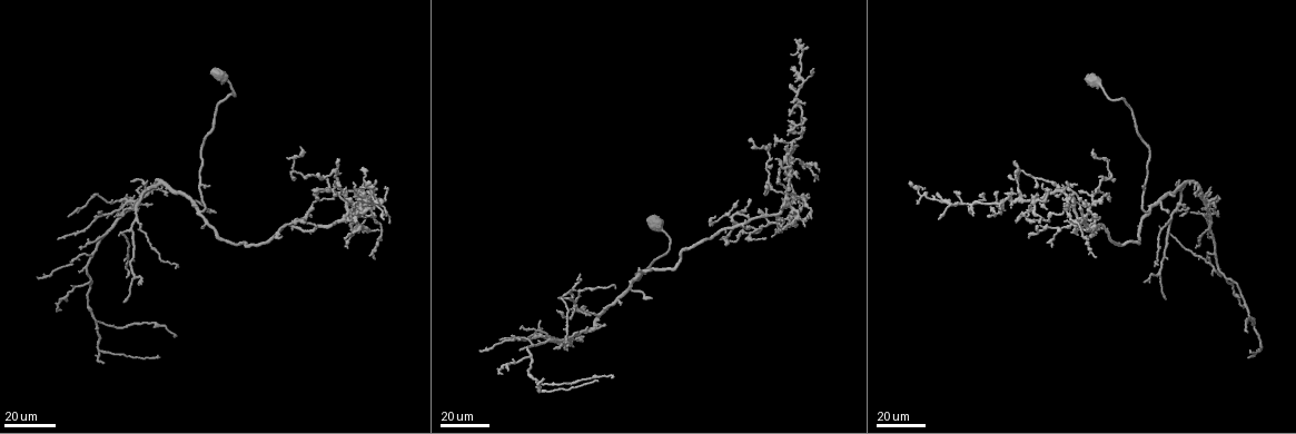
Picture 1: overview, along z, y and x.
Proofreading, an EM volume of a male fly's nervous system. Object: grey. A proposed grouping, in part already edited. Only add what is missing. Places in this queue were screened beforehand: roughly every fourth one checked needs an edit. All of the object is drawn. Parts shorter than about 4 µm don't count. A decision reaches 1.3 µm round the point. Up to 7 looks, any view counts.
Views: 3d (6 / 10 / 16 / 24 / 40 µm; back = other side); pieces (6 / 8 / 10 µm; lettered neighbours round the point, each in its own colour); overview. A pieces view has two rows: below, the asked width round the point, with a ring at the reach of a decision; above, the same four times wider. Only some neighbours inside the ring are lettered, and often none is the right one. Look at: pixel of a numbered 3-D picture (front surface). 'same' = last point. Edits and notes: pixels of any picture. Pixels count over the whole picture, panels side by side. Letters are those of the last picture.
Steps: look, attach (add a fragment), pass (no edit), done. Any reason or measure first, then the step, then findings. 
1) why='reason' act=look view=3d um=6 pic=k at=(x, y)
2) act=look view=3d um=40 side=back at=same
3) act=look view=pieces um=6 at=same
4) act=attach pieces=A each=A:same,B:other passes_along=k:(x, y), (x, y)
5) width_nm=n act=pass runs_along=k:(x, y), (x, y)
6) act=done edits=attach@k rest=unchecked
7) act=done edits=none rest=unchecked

why='an open end' act=look view=3d um=40 pic=1 at=(590, 315)

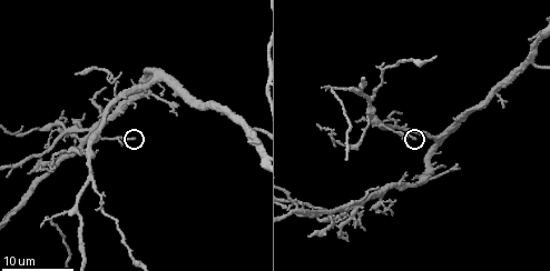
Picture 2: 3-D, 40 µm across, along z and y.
act=look view=pieces um=10 pic=2 at=(413, 138)

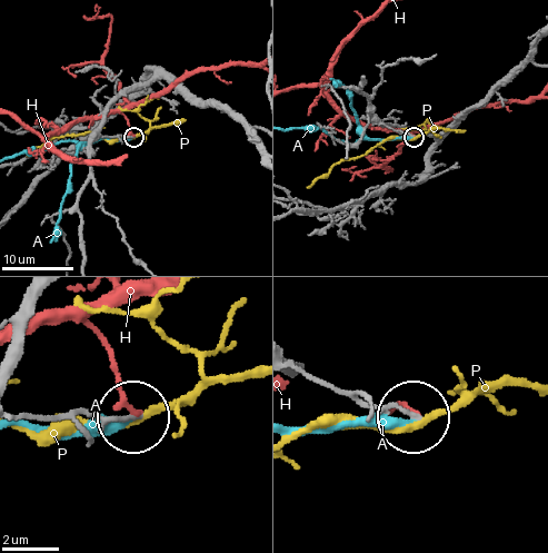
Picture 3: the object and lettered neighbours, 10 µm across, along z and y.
act=pass each=A:other,H:other,P:other runs_along=3:(298, 366), (410, 416) found='no lettered fragment goes on from it'

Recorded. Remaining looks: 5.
why='an open end' act=look view=3d um=24 pic=2 at=(504, 107)

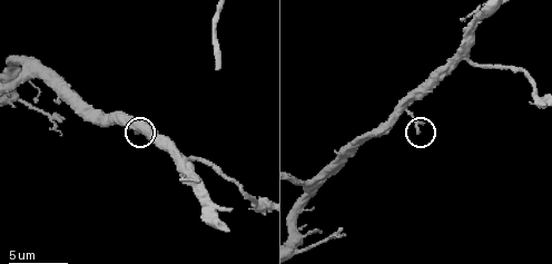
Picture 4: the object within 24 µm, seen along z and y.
why='what lies round it' act=look view=pieces um=6 pic=4 at=(419, 130)

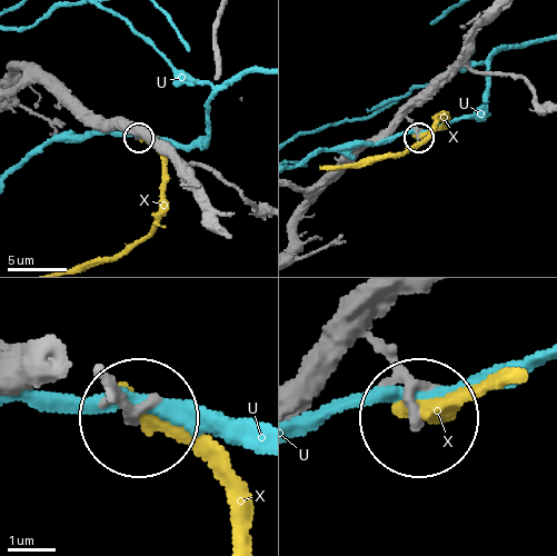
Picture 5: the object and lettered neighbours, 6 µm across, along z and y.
width_nm=210 act=pass each=U:other,X:other runs_along=5:(390, 301), (370, 337), (410, 416) found='none of them fits'

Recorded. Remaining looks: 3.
why='long arm stops here' act=look view=3d um=24 pic=1 at=(68, 216)

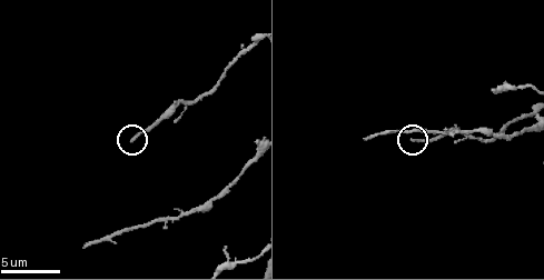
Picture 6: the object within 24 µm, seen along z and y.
act=look view=pieces um=6 pic=6 at=(133, 140)

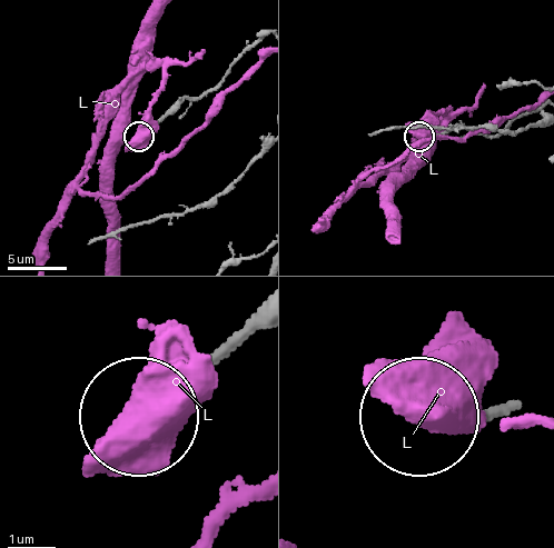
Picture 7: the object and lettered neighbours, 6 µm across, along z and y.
width_nm=170 act=pass each=L:other found='no lettered fragment goes on from it'

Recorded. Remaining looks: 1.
why='tapers out' act=look view=pieces um=10 pic=6 at=(88, 247)

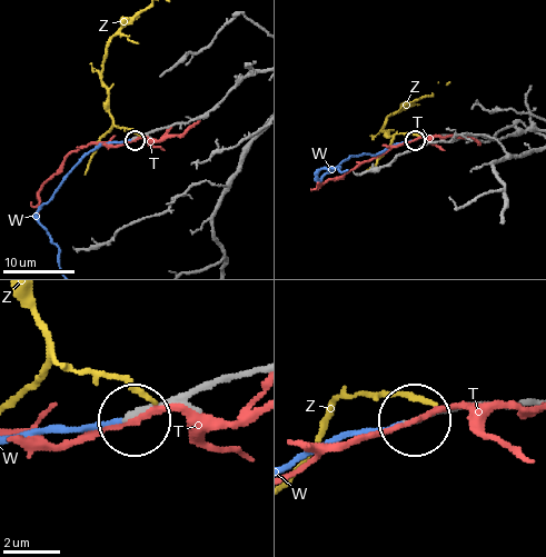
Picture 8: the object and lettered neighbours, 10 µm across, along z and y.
act=attach pieces=W each=T:other,W:same,Z:other passes_along=8:(150, 130), (88, 151), (38, 214) found='the neuron continues'

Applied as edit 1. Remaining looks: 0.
act=done edits=attach@8 rest=unchecked

